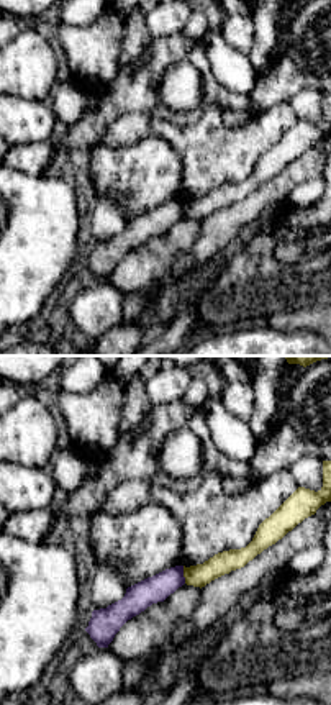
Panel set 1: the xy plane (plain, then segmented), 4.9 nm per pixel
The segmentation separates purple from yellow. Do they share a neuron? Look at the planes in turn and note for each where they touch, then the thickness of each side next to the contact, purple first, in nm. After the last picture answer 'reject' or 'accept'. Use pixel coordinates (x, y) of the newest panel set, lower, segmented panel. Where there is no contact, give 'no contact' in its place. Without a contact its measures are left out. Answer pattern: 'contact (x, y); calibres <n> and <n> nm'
contact (182, 574); calibres 140 and 110 nm

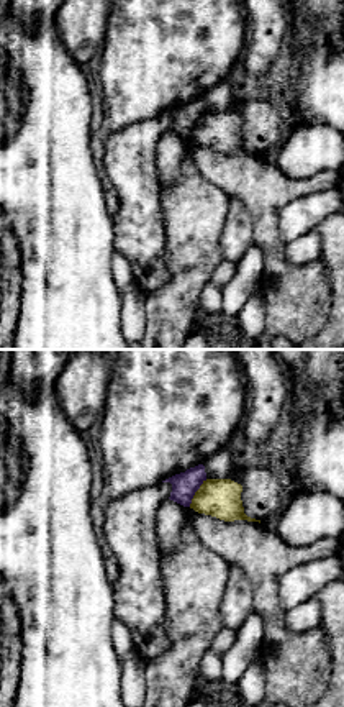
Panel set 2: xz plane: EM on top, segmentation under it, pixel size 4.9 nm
contact (195, 491); calibres 130 and 190 nm

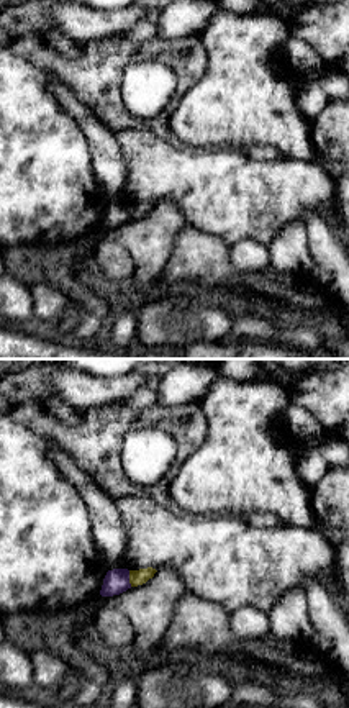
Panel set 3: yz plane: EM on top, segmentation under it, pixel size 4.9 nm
contact (128, 579); calibres 120 and 80 nm

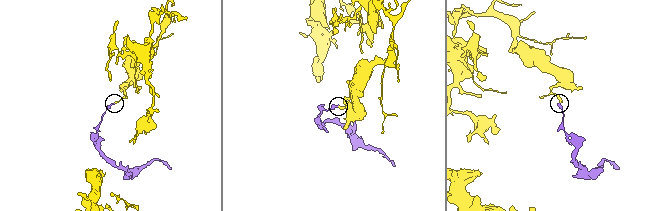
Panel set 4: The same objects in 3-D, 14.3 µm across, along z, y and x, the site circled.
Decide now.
reject

